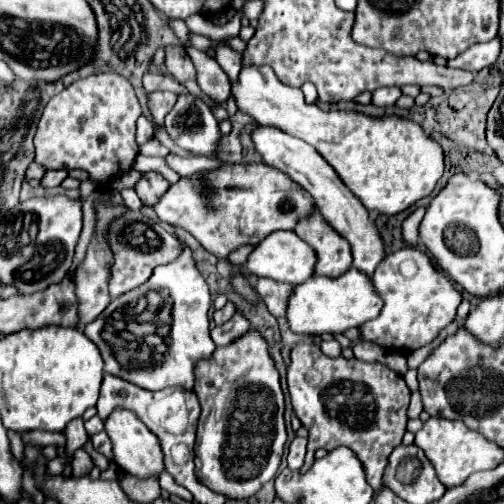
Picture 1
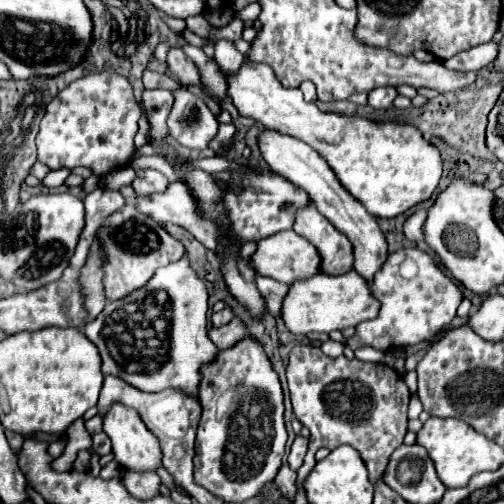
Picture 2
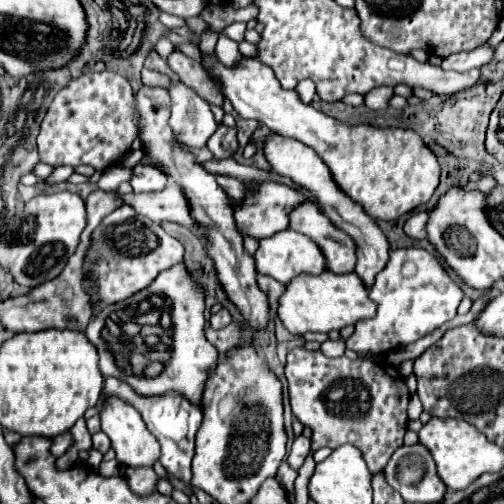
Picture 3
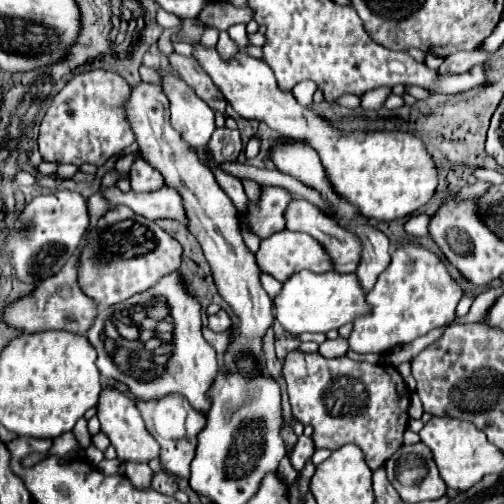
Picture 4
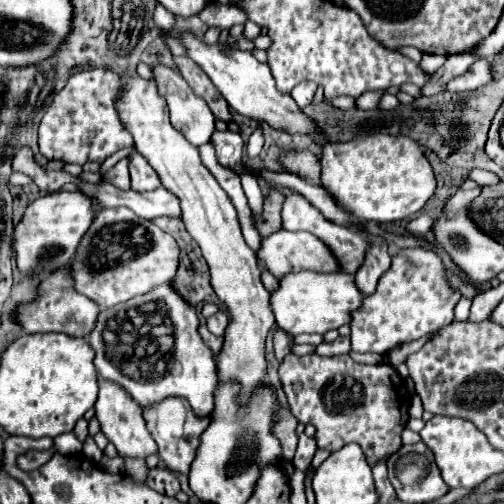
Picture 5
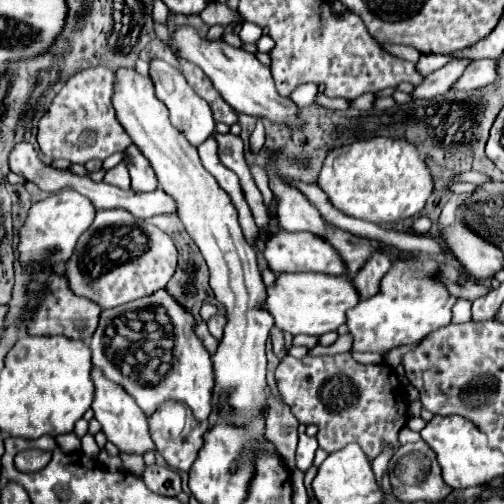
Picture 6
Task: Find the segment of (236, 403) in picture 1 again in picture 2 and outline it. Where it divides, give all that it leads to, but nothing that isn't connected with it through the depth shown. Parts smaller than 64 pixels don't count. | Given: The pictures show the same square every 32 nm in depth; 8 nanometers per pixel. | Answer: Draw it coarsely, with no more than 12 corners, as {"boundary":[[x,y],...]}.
{"boundary":[[258,338],[202,368],[194,478],[224,502],[272,482],[282,388]]}

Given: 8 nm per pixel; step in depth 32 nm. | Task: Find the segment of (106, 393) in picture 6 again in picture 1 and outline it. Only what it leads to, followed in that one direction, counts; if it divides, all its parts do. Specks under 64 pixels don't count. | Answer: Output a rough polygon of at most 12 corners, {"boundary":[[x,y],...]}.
{"boundary":[[130,410],[104,422],[114,460],[140,480],[160,478],[158,438]]}

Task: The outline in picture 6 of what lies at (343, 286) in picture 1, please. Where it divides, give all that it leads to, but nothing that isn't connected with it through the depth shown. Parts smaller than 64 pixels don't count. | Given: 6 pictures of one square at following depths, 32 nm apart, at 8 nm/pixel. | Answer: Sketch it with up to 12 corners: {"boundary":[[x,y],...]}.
{"boundary":[[278,274],[266,308],[282,332],[322,336],[360,294],[350,276]]}

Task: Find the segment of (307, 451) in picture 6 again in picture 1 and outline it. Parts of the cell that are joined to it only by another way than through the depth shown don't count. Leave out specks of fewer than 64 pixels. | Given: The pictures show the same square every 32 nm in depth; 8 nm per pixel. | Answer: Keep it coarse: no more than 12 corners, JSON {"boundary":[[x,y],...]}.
{"boundary":[[294,438],[288,448],[288,468],[300,470],[306,456],[306,438]]}

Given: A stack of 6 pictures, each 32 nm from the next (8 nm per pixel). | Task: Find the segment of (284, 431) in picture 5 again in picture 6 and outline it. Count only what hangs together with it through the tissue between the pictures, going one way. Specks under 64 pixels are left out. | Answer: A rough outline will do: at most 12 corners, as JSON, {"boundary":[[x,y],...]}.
{"boundary":[[272,398],[266,436],[276,442],[286,466],[294,470],[298,420]]}

